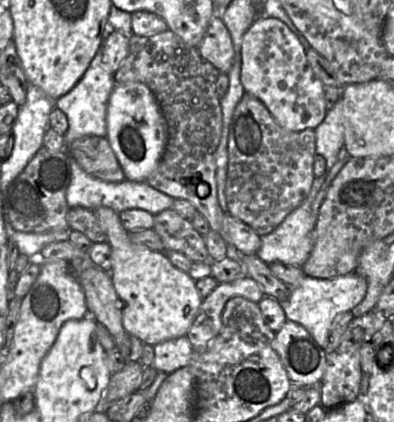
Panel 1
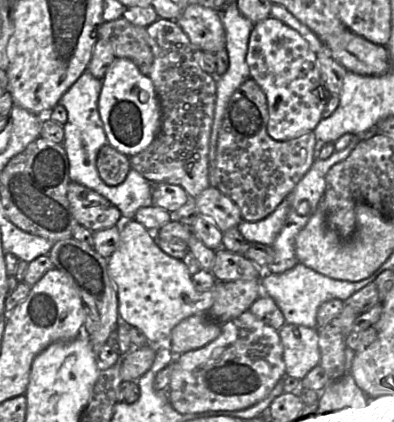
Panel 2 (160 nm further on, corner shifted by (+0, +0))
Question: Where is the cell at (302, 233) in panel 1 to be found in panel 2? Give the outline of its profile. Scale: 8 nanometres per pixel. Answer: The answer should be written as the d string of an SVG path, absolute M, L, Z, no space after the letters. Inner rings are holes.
M288 196L273 213L263 220L257 222L242 220L237 228L247 242L272 246L286 222L289 209L290 197Z

